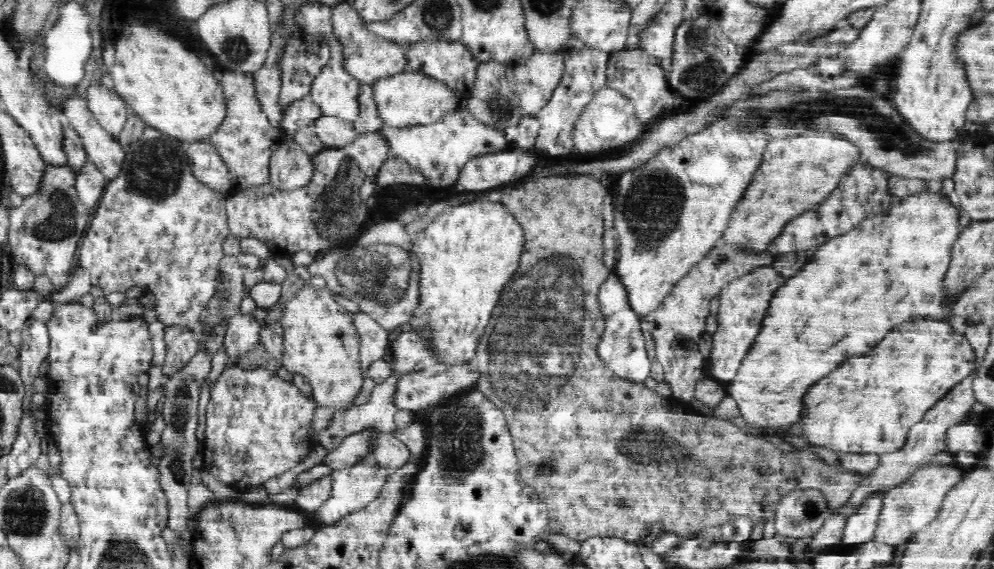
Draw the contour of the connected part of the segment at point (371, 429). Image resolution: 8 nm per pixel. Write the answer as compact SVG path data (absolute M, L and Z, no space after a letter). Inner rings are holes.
M364 426L362 430L344 436L339 446L328 453L324 462L340 470L350 468L360 461L371 460L380 433L377 426Z

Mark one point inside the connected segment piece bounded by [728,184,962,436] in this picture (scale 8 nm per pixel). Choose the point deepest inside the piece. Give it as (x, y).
(844, 303)

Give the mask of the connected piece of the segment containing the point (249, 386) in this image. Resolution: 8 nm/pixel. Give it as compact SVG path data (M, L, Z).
M241 366L233 369L224 369L217 379L217 383L211 389L211 399L207 404L207 421L202 440L202 450L205 454L205 468L216 480L220 480L220 484L227 484L228 488L232 488L232 492L248 492L257 486L264 486L266 482L270 482L272 478L278 478L282 474L286 474L290 468L296 468L298 464L302 464L310 450L319 446L319 443L312 438L312 426L314 426L314 414L320 408L314 399L306 397L289 379L283 375L268 372L268 369L243 369Z

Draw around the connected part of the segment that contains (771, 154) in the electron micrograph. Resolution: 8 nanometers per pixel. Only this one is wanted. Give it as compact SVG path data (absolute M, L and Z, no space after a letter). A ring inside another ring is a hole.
M835 129L806 130L801 135L785 139L773 139L764 151L760 172L752 180L740 208L732 215L728 232L722 242L732 245L756 248L766 253L766 244L772 241L792 218L803 215L814 206L821 204L836 191L860 164L861 150L852 140Z

